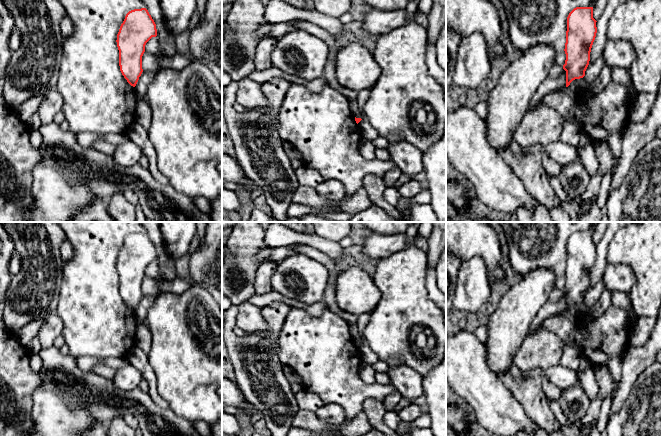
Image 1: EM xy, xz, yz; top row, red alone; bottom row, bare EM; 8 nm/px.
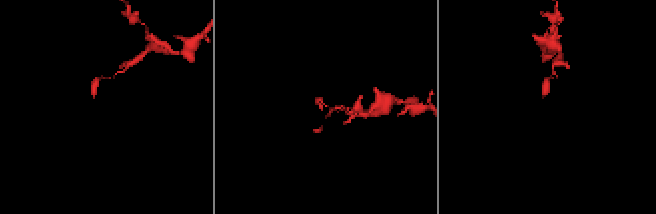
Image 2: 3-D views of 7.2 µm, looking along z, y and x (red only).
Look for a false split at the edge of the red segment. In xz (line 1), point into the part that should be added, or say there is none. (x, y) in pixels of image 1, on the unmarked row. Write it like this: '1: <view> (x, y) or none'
1: none

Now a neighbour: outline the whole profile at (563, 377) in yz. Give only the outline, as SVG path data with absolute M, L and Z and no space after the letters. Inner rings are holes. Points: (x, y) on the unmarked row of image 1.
M560 364L544 369L544 375L551 383L563 390L572 388L579 381L578 371Z

